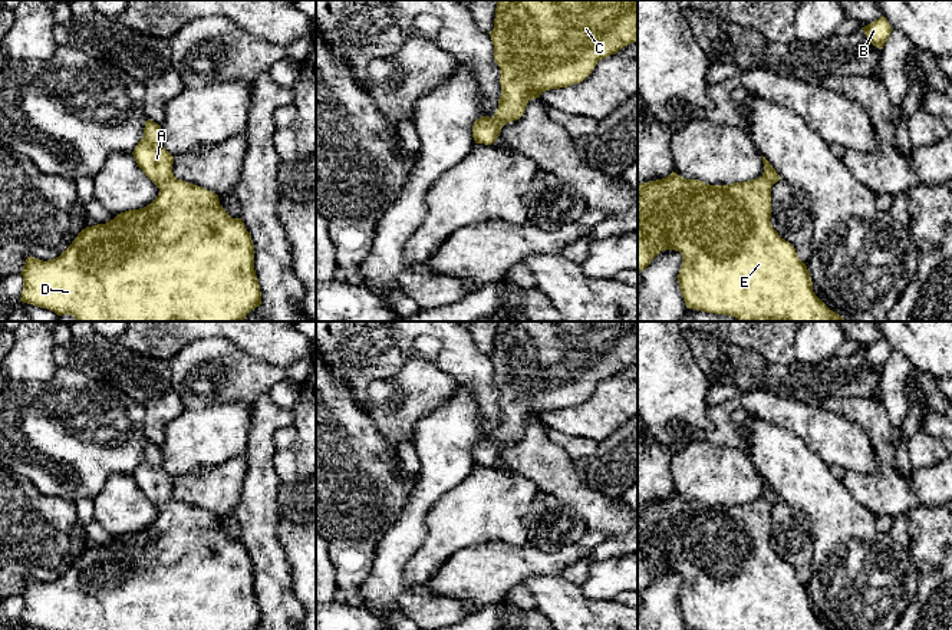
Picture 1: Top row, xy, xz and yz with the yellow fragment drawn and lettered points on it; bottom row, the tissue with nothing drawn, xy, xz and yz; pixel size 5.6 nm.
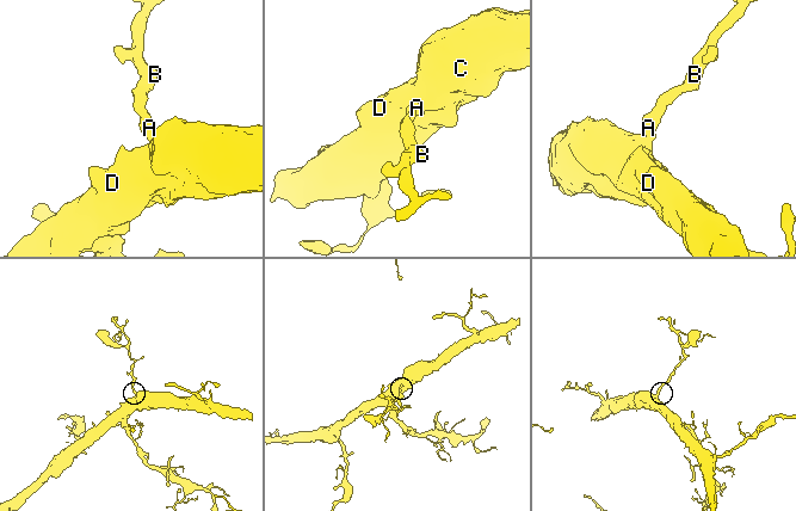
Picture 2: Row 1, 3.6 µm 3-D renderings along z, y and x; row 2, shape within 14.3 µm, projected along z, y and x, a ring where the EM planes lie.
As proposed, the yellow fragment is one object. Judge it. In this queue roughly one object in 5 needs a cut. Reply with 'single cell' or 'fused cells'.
single cell

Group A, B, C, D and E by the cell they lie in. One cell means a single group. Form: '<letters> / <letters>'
A B C D E

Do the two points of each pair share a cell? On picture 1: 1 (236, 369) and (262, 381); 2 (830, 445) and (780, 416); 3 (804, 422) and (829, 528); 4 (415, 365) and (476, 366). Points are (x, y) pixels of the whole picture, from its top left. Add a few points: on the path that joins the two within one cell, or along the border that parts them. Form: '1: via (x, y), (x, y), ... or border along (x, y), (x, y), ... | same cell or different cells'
1: via (241, 375), (256, 376) | same cell
2: via (817, 432), (807, 422), (793, 416) | same cell
3: border along (783, 428), (796, 434), (829, 467) | different cells
4: border along (430, 336), (440, 345), (435, 363), (457, 382) | different cells

